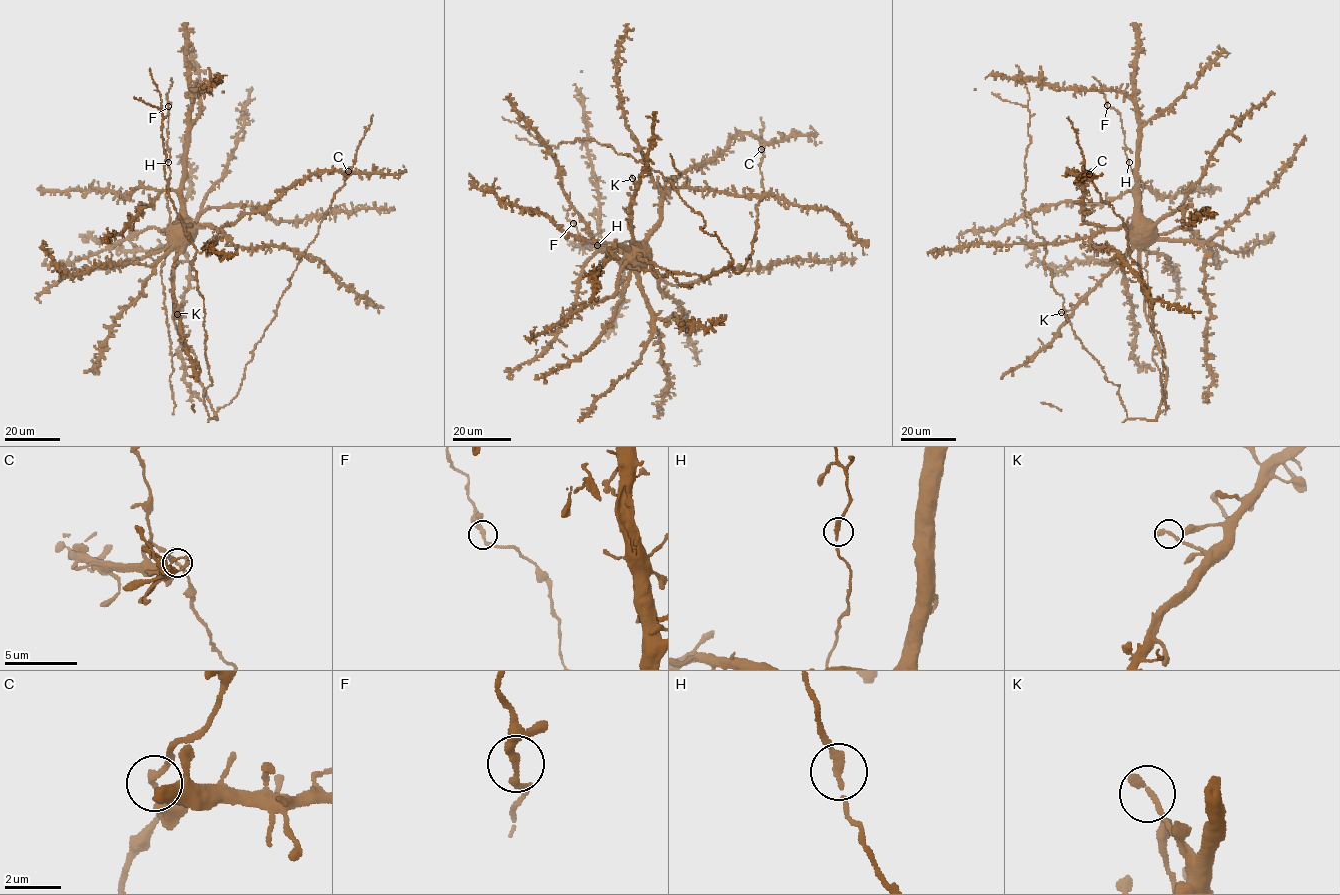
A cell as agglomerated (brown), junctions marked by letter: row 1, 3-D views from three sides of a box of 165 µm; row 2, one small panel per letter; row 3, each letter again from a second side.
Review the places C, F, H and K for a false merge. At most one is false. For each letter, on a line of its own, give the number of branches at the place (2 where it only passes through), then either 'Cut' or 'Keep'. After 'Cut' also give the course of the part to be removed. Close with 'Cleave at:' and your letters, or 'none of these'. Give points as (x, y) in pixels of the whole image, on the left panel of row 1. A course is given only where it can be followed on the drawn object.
C: Branches: 2. Keep
F: Branches: 2. Keep
H: Branches: 2. Keep
K: Branches: 2. Keep
Cleave at: none of these

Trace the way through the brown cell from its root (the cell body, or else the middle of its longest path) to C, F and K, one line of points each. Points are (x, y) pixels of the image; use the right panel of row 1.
C: (1135, 232), (1126, 226), (1087, 224), (1084, 187), (1077, 174), (1070, 172), (1089, 173)
F: (1135, 232), (1133, 240), (1144, 248), (1146, 236), (1140, 204), (1143, 183), (1129, 166), (1121, 114), (1108, 105)
K: (1135, 232), (1130, 253), (1073, 309), (1061, 312)

